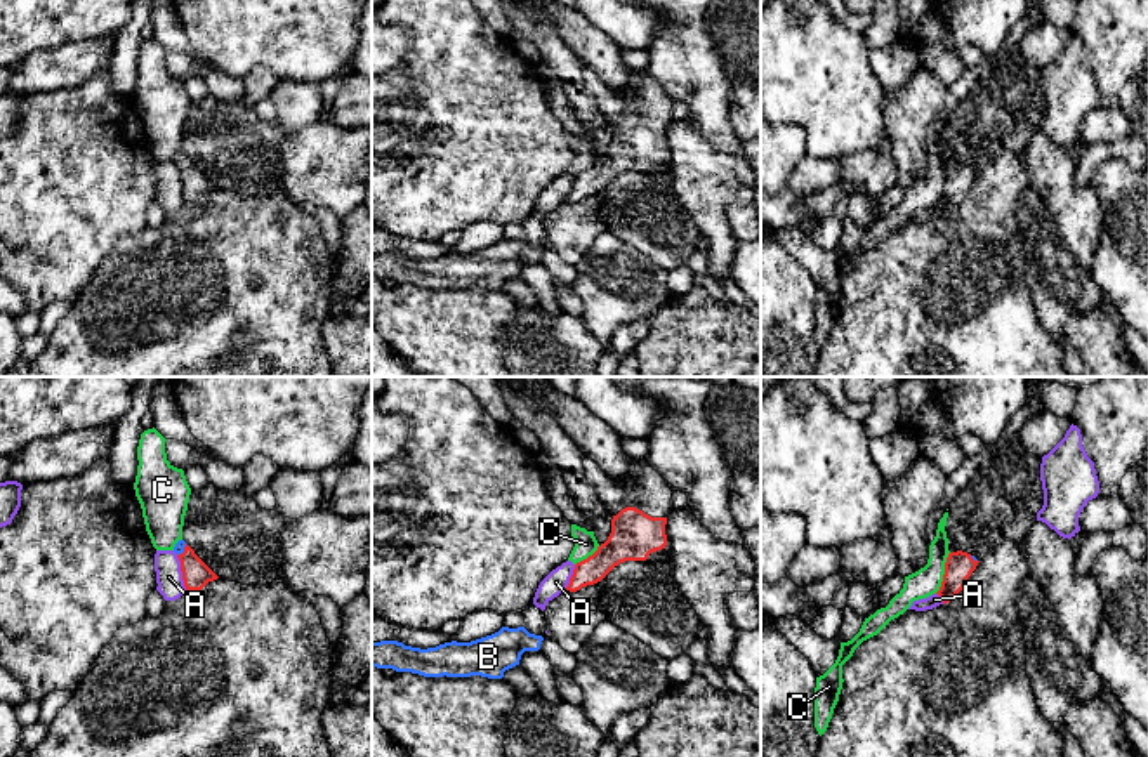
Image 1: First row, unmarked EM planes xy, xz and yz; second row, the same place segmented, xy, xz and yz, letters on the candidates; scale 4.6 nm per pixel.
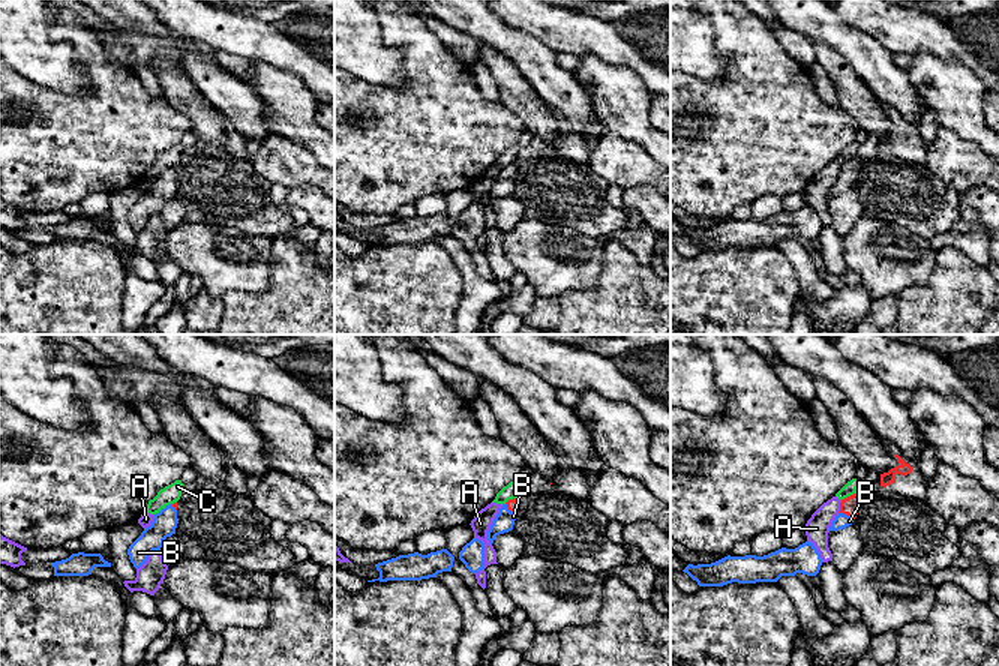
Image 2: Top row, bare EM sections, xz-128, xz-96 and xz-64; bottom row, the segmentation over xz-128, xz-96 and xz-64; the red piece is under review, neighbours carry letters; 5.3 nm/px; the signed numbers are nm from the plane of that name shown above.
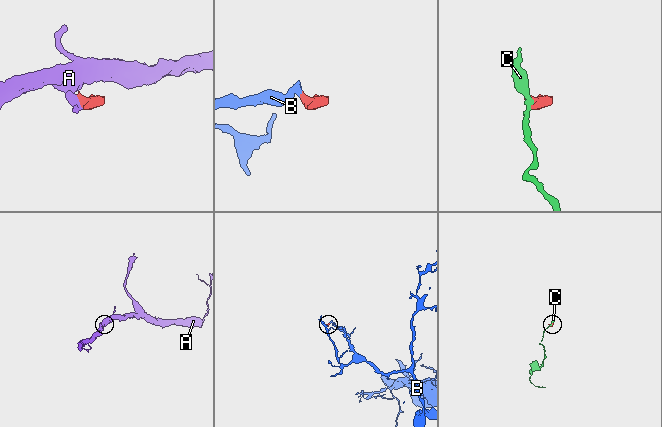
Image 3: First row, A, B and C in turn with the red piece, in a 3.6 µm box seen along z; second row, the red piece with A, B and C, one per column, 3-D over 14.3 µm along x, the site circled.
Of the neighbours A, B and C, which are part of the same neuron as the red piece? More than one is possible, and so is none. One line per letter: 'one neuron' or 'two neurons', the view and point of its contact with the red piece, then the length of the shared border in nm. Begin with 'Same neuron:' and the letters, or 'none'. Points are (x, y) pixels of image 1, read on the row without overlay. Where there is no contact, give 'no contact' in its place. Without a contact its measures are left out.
Same neuron: B
A: two neurons | xy (183, 184) | 170 nm
B: one neuron | xy (184, 162) | 80 nm
C: two neurons | yz (945, 184) | 200 nm

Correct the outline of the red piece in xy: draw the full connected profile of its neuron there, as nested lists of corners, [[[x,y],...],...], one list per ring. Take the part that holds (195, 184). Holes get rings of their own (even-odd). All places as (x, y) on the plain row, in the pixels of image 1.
[[[184,151],[175,155],[174,163],[181,172],[186,201],[201,201],[208,193],[219,189]]]

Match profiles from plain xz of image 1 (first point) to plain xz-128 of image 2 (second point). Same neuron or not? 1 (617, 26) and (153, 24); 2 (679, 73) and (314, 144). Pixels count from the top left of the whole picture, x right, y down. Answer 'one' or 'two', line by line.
1: two
2: one

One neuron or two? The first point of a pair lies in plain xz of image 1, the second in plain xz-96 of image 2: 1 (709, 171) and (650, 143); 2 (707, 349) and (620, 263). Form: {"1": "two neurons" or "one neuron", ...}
{"1": "two neurons", "2": "one neuron"}

